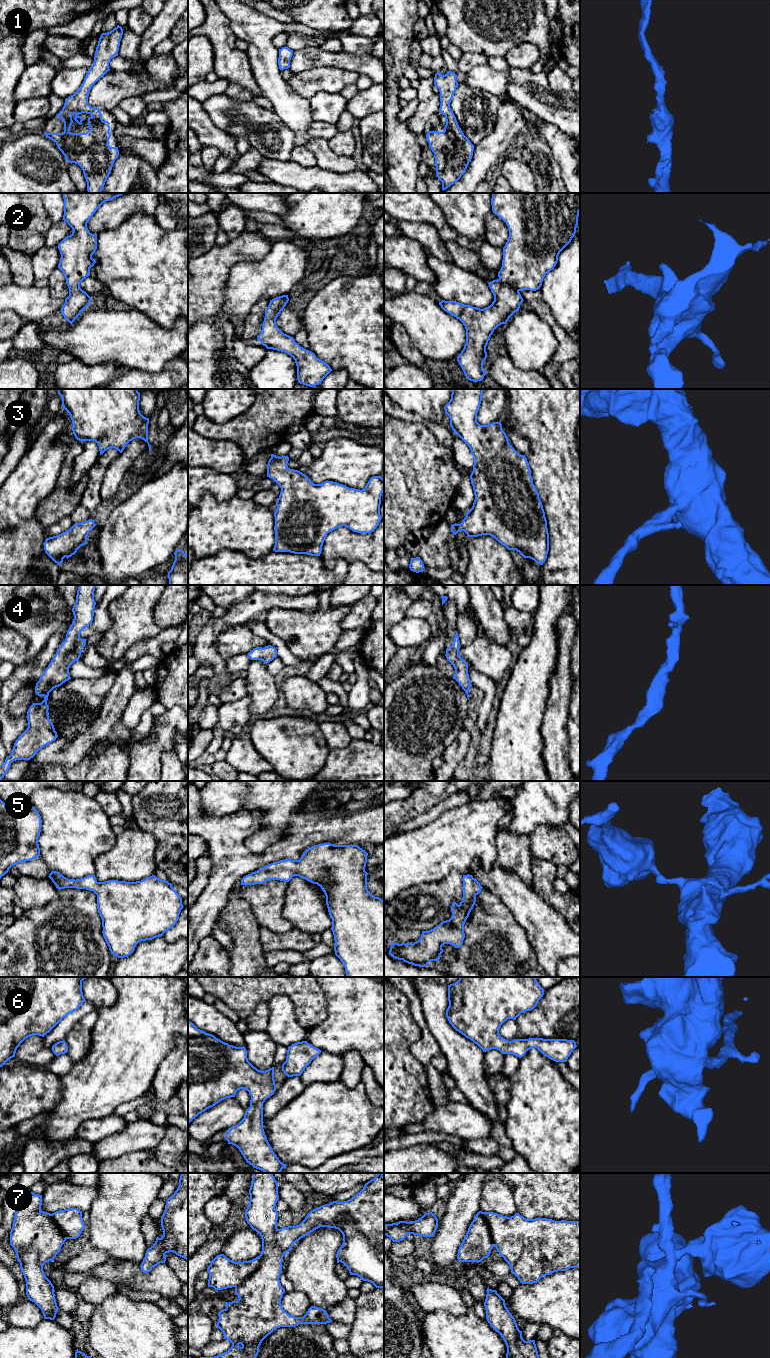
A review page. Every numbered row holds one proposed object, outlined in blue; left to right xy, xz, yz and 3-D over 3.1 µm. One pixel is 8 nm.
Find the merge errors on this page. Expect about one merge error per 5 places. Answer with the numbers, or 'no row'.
7

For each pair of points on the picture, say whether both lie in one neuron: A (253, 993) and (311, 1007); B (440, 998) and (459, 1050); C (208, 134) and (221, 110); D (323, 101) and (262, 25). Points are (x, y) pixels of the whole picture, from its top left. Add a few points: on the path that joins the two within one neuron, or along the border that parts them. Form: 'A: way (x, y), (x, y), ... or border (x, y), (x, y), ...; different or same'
A: way (267, 989), (291, 989), (297, 993); same
B: way (439, 1011), (439, 1027), (447, 1037); same
C: border (201, 104), (209, 118), (219, 128), (229, 134); different
D: border (308, 100), (313, 120); different

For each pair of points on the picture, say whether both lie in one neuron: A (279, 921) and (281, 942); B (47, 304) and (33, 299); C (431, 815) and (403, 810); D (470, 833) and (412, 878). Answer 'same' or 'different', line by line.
A: different
B: same
C: different
D: same

